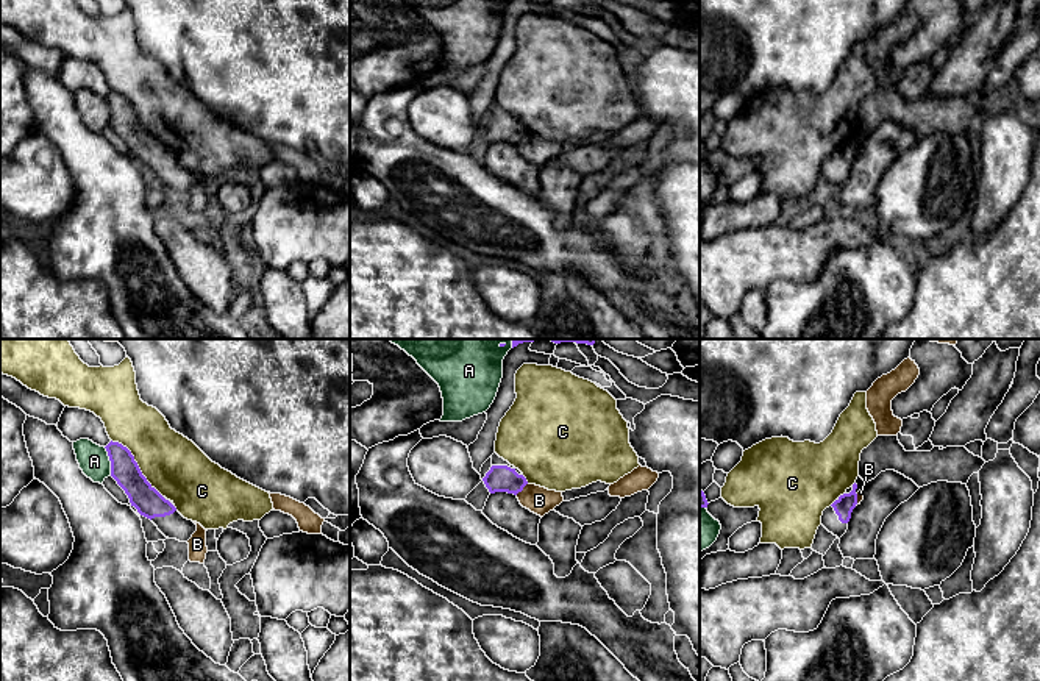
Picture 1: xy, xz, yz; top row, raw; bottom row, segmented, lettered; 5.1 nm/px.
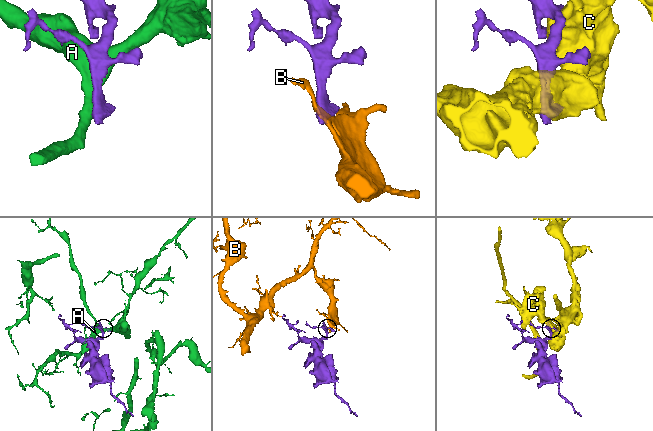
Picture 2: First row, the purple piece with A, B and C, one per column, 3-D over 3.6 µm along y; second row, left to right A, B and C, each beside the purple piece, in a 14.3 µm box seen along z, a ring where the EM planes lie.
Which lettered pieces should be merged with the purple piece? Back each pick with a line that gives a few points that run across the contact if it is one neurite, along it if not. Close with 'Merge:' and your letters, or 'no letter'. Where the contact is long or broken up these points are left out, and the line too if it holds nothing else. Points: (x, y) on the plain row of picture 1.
Merge: no letter

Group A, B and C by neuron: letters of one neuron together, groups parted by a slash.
A / B / C

